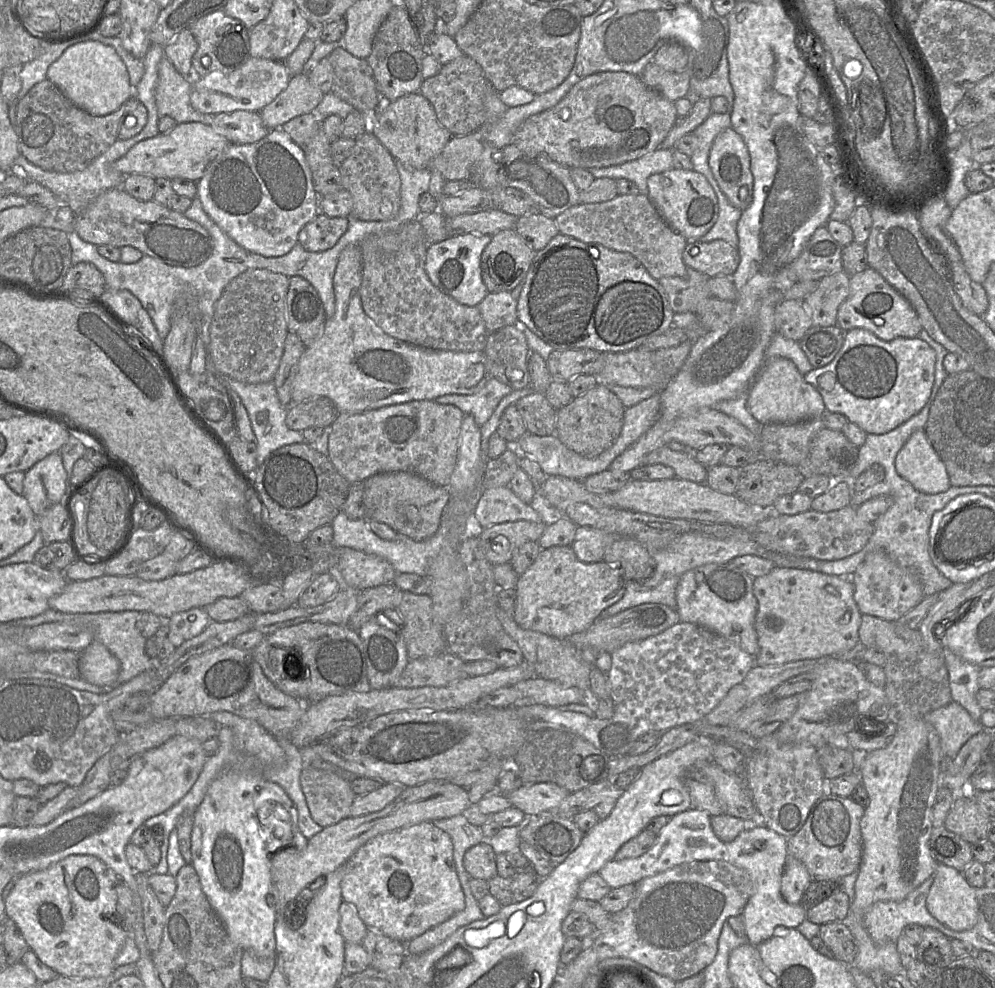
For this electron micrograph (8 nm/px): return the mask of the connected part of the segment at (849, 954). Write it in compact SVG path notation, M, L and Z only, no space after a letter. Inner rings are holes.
M843 922L820 925L818 936L824 941L834 958L851 965L857 955L857 944L849 928Z

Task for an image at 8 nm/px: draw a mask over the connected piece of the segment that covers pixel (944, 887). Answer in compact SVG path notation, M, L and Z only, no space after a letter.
M938 863L933 875L934 881L926 899L926 907L929 913L951 930L972 929L978 921L975 888L967 882L962 872L943 863Z

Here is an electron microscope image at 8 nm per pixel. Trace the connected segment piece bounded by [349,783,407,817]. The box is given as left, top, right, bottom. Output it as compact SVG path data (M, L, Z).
M383 783L376 790L355 797L349 811L349 817L364 816L378 812L393 802L407 788L394 783Z

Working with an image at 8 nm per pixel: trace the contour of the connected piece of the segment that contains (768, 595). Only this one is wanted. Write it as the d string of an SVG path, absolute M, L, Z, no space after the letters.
M775 567L768 574L754 578L753 593L758 602L755 629L759 653L755 665L772 666L805 659L816 659L848 652L859 642L858 630L862 613L853 597L852 580L807 569Z

